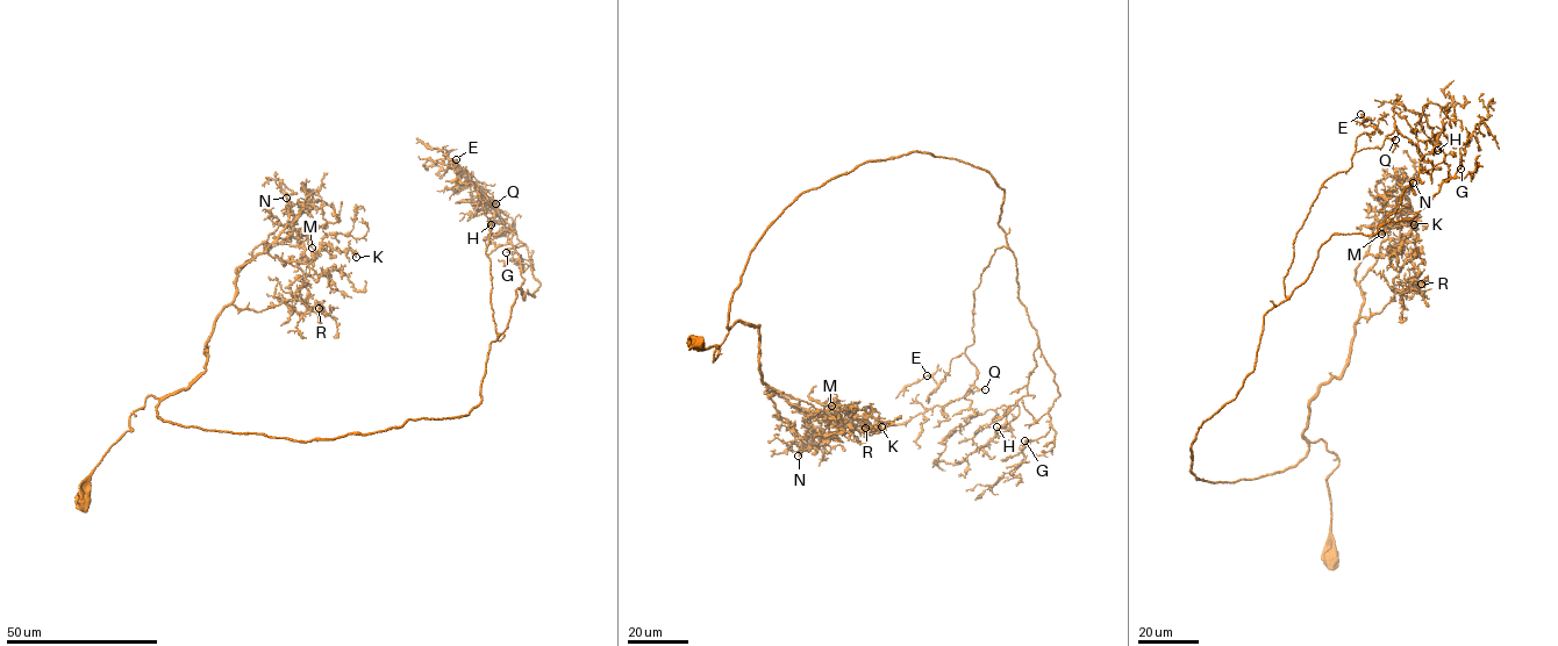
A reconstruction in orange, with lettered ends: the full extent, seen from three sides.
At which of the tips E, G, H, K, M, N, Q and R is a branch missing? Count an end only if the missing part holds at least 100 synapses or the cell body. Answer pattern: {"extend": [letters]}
{"extend": []}

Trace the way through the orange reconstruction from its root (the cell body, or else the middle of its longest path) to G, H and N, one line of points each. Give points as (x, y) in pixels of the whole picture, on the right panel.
G: (1330, 561), (1338, 460), (1323, 440), (1233, 482), (1196, 479), (1191, 446), (1319, 248), (1412, 219), (1460, 169)
H: (1330, 561), (1338, 460), (1323, 440), (1233, 482), (1196, 479), (1191, 446), (1319, 248), (1373, 235), (1437, 150)
N: (1330, 561), (1326, 480), (1338, 460), (1302, 435), (1309, 399), (1346, 364), (1359, 281), (1413, 182)

